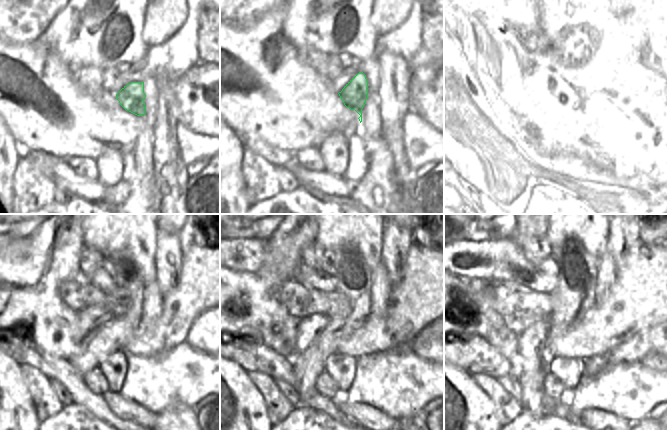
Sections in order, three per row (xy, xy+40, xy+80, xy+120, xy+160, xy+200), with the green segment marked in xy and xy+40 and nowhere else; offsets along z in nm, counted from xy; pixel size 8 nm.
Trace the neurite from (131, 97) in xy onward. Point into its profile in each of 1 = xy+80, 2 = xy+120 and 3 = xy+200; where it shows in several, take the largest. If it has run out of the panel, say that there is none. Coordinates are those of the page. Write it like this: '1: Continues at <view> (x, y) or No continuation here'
1: Continues at xy+80 (573, 101)
2: Continues at xy+120 (126, 326)
3: Continues at xy+200 (589, 302)

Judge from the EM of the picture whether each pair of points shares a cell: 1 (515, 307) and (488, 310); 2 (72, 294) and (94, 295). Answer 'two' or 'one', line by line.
1: two
2: one

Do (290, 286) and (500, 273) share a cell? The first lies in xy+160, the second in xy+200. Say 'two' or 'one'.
two

